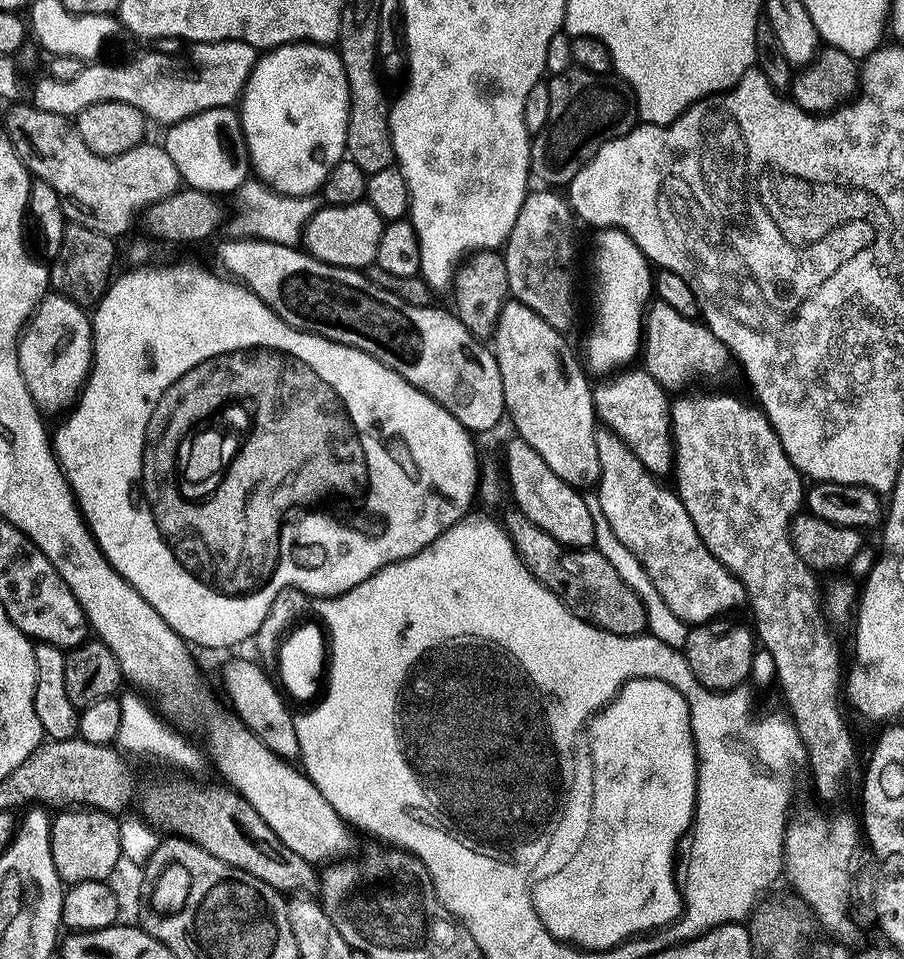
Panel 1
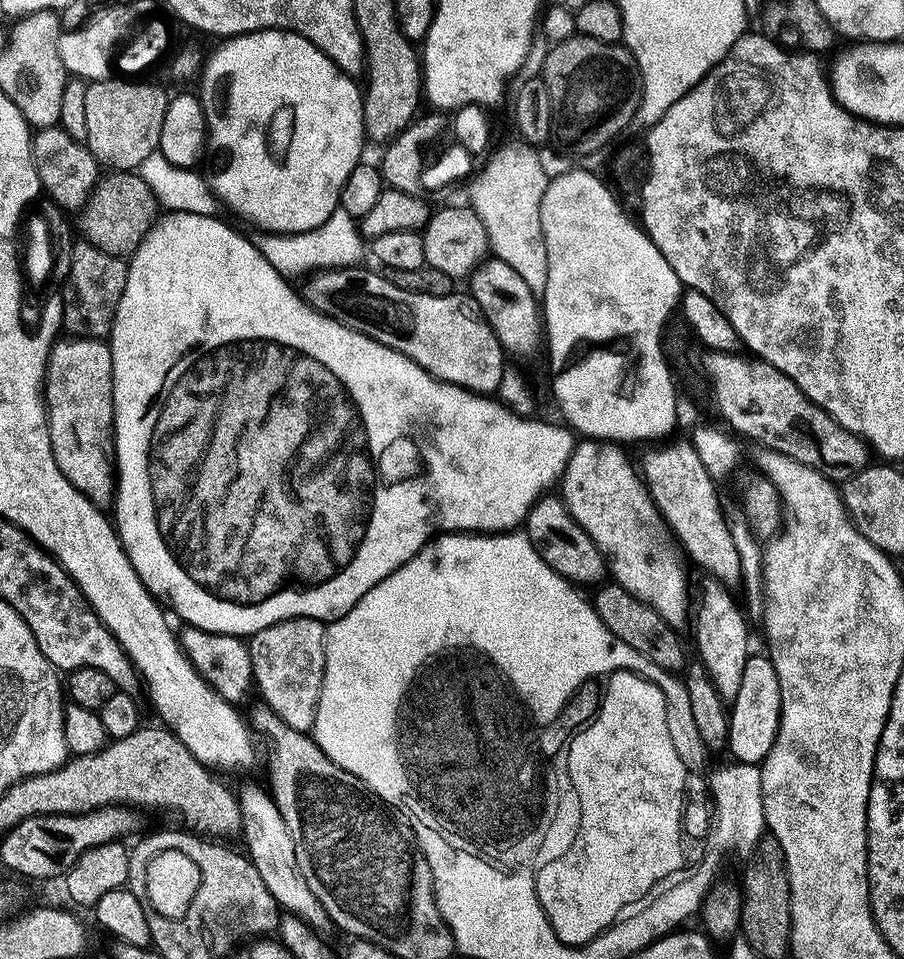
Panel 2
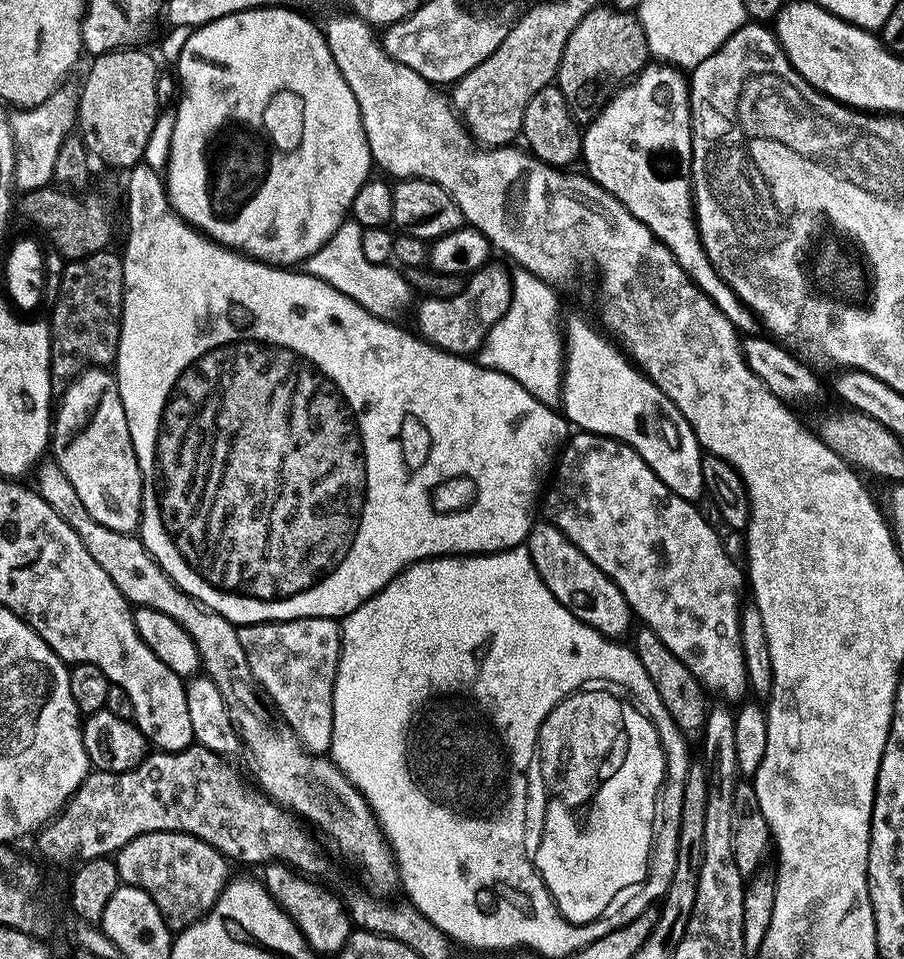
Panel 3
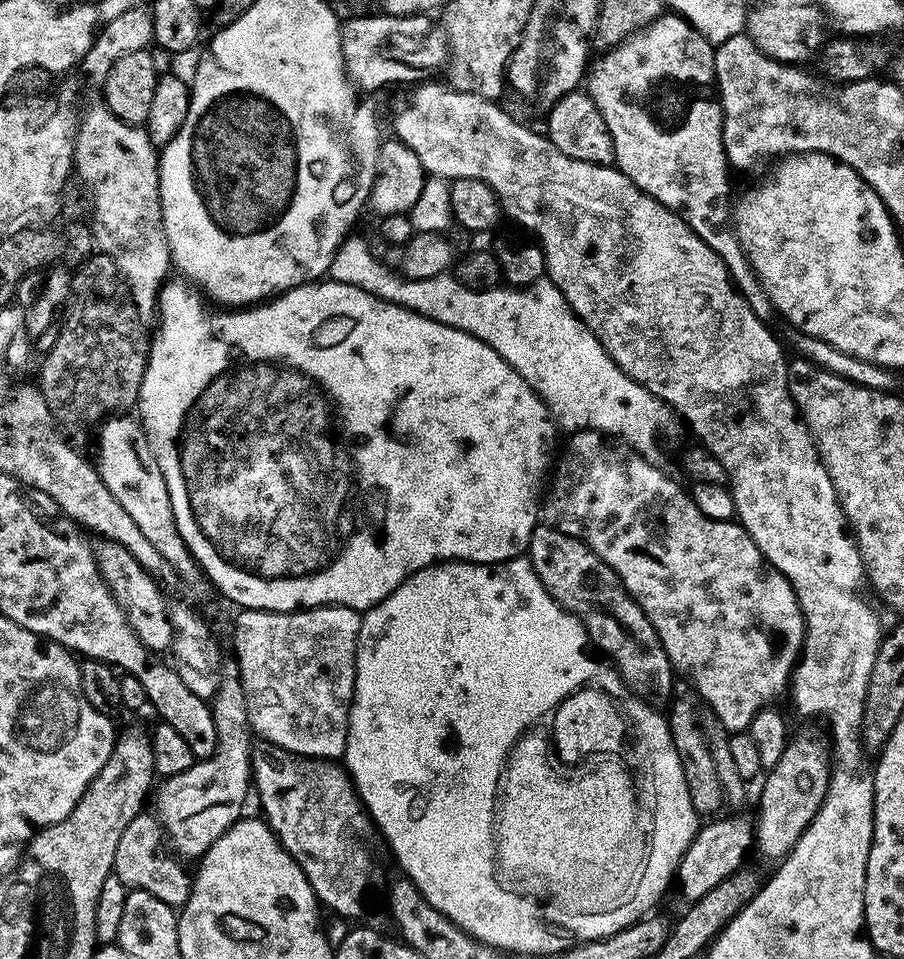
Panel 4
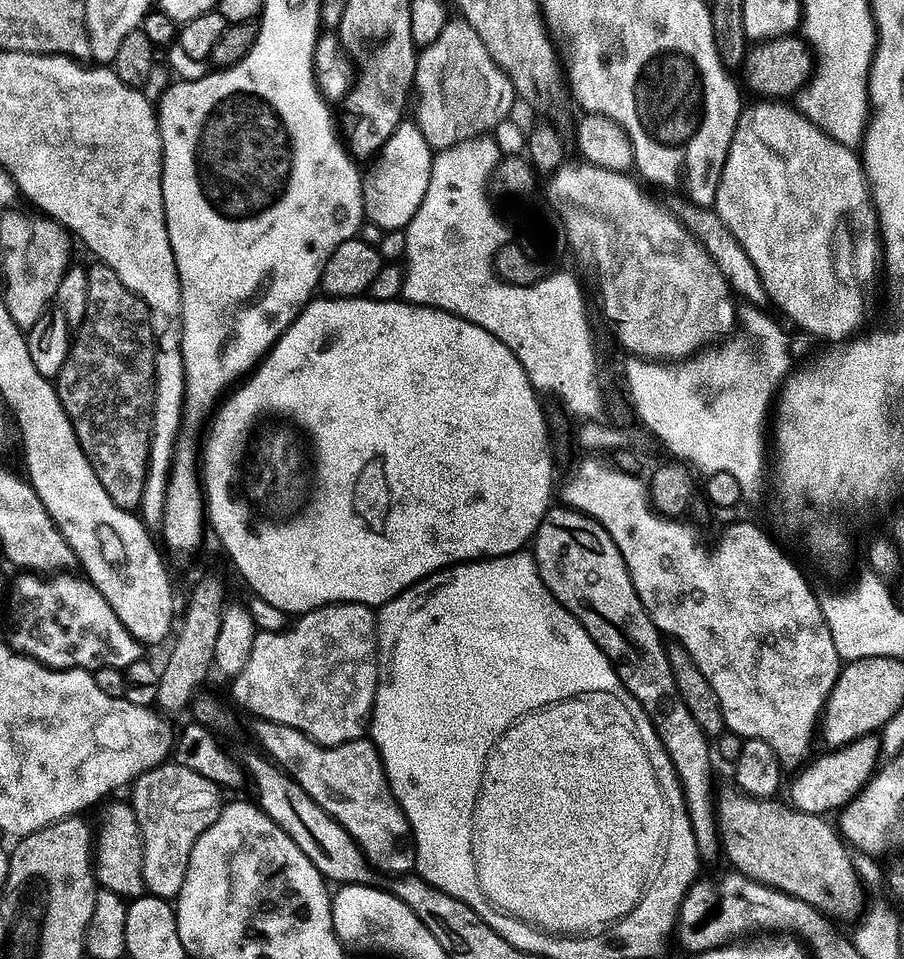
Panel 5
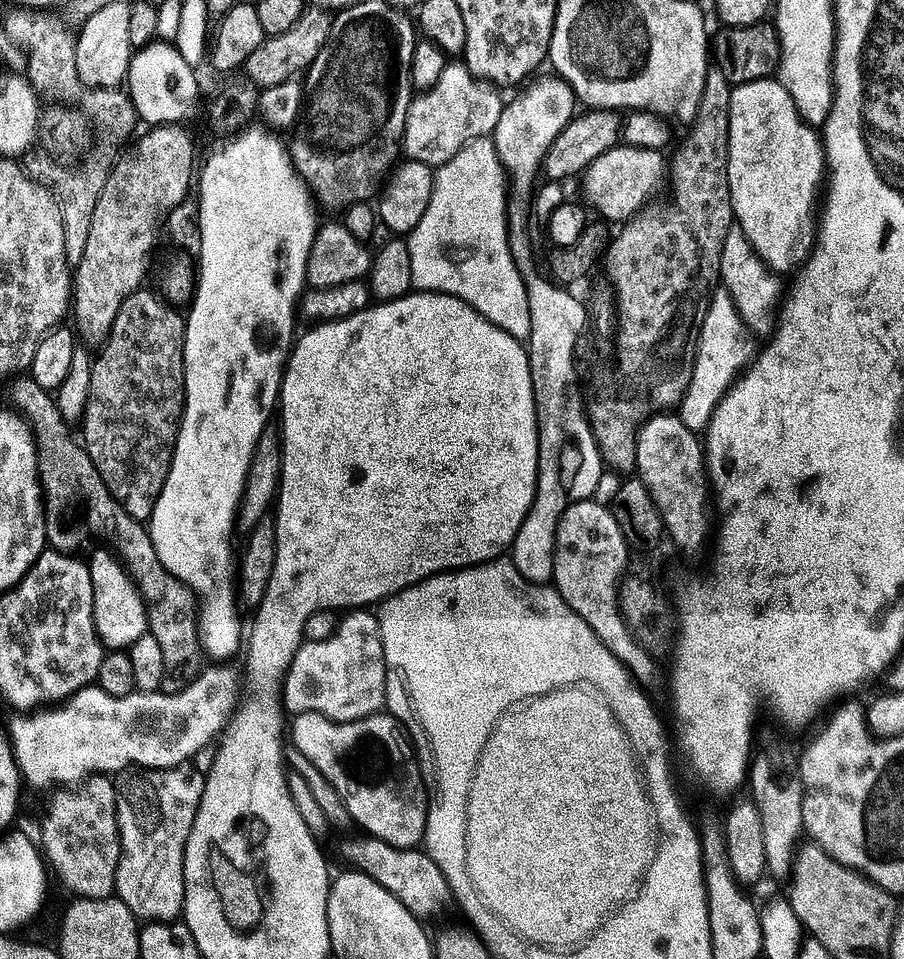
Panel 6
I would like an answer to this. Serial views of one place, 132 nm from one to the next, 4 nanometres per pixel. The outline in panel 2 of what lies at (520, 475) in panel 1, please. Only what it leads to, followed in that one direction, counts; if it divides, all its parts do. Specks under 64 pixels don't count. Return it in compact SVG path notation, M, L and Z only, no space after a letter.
M540 499L533 506L532 513L527 518L526 535L532 541L532 545L536 547L536 553L569 584L573 586L596 584L595 586L600 586L605 583L604 555L598 550L598 546L594 546L594 538L590 538L590 534L586 534L586 530L582 530L582 526L578 526L578 522L574 522L563 499Z

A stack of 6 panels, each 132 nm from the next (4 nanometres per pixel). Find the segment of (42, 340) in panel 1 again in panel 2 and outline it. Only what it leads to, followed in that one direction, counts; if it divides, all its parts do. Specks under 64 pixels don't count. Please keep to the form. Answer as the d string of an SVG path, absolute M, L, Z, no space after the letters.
M64 338L53 343L48 359L48 377L44 379L44 403L48 405L48 429L58 470L91 504L104 510L116 498L116 466L114 463L114 358L111 343L103 340Z

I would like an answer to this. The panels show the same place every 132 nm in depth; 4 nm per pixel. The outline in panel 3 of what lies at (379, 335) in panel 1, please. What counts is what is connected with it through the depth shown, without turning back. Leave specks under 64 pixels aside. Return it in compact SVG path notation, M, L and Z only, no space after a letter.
M489 263L487 268L471 277L469 284L472 285L465 292L458 293L453 300L426 301L416 312L419 335L452 356L475 357L488 341L490 330L494 330L494 326L506 318L512 305L513 273L508 273L496 263Z

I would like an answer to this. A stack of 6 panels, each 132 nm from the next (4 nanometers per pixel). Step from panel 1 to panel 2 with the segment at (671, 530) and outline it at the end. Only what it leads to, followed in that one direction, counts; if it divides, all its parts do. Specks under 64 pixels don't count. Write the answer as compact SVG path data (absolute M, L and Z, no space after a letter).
M705 579L700 592L700 605L694 608L694 628L696 624L696 648L700 651L699 661L704 665L714 686L725 702L738 698L746 662L750 655L752 640L748 637L748 620L744 617L731 591L717 580Z

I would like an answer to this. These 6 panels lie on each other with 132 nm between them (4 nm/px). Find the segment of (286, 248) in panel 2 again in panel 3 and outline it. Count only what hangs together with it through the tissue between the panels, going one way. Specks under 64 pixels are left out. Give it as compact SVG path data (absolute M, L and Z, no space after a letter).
M345 222L316 256L311 256L306 262L307 275L317 276L322 282L334 286L342 294L346 294L354 302L361 304L367 312L383 317L384 308L388 312L396 312L408 304L412 296L412 288L403 271L395 270L392 266L375 265L366 258L363 249L365 228L355 222Z

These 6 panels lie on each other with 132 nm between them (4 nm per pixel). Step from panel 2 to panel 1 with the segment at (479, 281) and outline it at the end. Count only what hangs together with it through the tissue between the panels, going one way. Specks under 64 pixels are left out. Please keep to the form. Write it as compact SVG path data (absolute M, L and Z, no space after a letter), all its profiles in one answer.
M508 302L501 316L497 320L494 333L494 351L496 361L502 370L502 386L506 390L506 416L516 427L515 435L525 440L538 454L542 454L542 462L558 474L568 484L581 486L580 484L600 483L600 459L598 458L598 417L596 403L592 397L594 391L593 381L589 373L576 361L574 353L568 349L565 333L554 330L550 322L546 322L534 310L515 302Z

